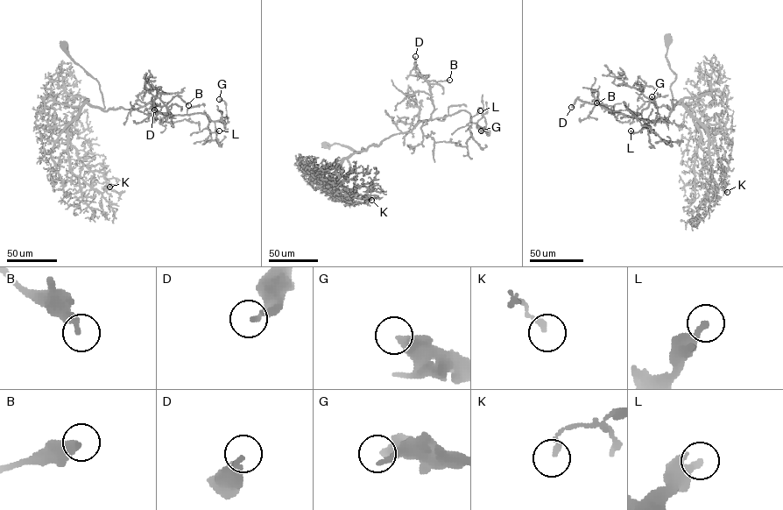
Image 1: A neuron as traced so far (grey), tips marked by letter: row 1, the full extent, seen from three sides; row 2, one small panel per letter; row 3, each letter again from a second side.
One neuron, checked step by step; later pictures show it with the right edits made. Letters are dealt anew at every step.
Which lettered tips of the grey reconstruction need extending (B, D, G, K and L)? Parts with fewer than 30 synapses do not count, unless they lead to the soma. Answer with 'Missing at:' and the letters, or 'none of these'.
Missing at: none of these

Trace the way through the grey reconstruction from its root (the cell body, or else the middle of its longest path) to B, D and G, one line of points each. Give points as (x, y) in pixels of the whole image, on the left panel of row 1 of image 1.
B: (64, 45), (98, 82), (104, 110), (151, 102), (172, 118), (166, 104), (175, 96), (188, 105)
D: (64, 45), (98, 82), (102, 109), (151, 102), (172, 116), (154, 101), (154, 109)
G: (64, 45), (98, 82), (104, 110), (151, 102), (169, 116), (203, 113), (226, 123), (226, 103), (219, 99)

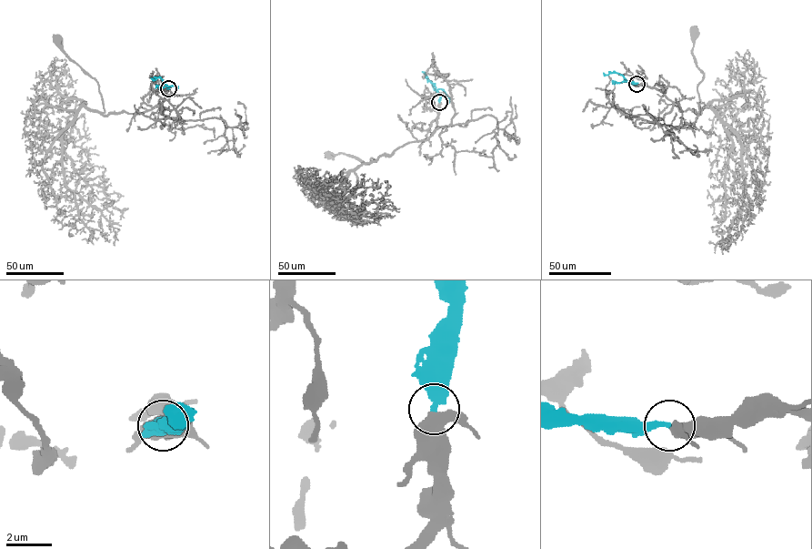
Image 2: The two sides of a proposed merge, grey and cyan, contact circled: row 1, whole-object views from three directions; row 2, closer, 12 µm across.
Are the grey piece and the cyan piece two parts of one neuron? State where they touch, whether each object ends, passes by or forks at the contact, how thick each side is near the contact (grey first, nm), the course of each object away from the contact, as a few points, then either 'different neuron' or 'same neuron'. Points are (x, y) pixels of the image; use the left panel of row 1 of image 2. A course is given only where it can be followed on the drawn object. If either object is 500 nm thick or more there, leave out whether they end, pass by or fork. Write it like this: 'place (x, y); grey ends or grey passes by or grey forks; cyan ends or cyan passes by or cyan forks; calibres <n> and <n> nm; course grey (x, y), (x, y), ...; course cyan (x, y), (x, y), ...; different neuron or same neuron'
place (168, 88); grey passes by; cyan ends; calibres 480 and 400 nm; course grey (168, 88), (165, 98), (150, 109), (141, 113), (122, 111), (104, 115), (96, 81), (70, 59), (57, 38); course cyan (168, 88), (160, 77), (151, 77); same neuron

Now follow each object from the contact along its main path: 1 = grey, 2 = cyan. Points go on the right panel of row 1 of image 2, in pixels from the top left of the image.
1: (636, 84), (659, 89), (680, 111), (699, 113), (696, 88), (704, 73), (692, 52), (694, 30)
2: (636, 84), (630, 84), (618, 74), (603, 73)

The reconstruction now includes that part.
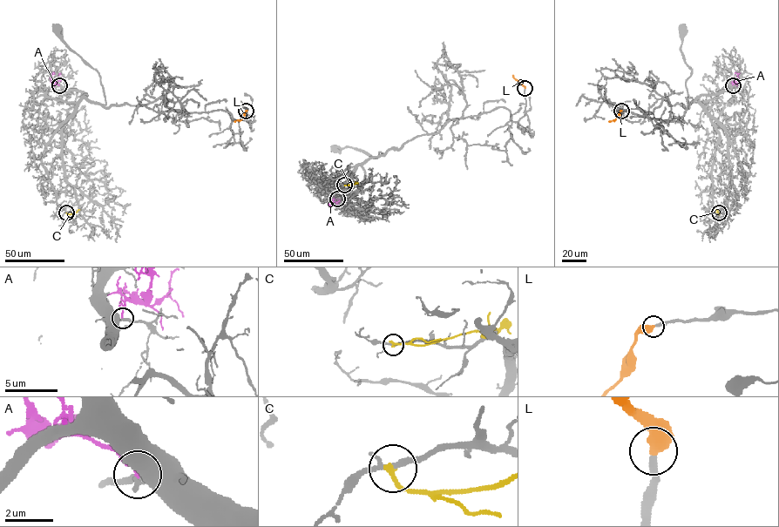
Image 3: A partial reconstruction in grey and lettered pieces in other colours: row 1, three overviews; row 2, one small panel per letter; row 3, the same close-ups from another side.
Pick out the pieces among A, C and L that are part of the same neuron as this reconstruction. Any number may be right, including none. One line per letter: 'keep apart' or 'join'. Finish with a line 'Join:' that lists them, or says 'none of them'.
A: keep apart
C: keep apart
L: join
Join: L

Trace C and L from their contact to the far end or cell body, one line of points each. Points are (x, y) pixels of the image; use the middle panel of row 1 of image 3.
C: (344, 185), (358, 184)
L: (524, 88), (513, 75)

